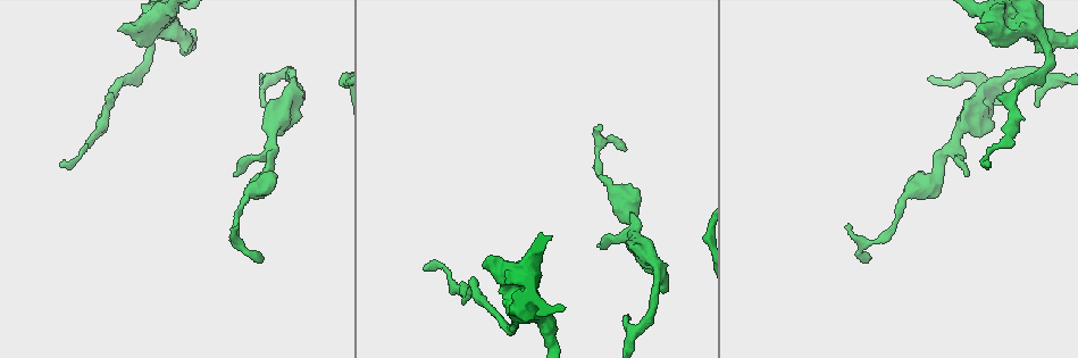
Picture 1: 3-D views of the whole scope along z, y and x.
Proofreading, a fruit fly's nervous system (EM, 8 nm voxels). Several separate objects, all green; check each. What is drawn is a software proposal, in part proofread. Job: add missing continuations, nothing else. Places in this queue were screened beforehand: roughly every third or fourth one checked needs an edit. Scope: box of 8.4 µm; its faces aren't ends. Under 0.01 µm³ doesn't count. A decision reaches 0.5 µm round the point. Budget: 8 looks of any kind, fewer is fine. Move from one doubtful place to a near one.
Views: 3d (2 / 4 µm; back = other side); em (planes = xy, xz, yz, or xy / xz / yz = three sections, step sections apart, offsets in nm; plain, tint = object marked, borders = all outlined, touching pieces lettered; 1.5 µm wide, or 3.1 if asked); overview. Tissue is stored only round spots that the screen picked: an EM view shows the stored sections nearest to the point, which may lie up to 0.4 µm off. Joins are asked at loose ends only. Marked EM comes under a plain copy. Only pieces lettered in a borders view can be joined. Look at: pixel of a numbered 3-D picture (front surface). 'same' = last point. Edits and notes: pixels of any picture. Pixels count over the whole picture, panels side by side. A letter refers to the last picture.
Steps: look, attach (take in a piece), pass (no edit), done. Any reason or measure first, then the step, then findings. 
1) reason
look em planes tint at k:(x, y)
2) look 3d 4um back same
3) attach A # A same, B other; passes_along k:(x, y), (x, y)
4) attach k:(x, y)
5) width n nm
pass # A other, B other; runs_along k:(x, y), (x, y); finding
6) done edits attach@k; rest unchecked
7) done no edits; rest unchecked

branch stops here
look em planes borders at 1:(261, 104)

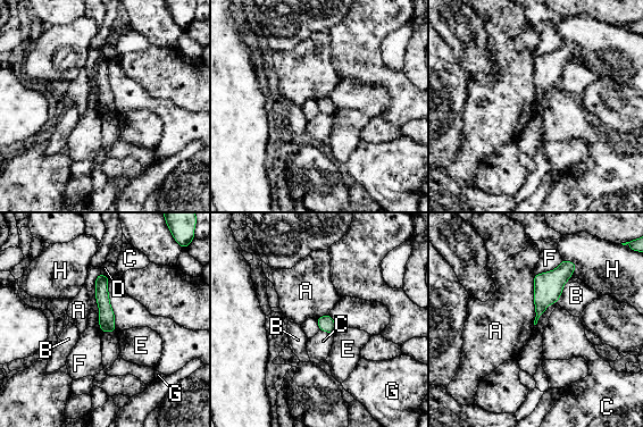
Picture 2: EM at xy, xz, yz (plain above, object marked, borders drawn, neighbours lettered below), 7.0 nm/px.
pass # A other, B other, C other, D other, E other, F other, G other, H other; runs_along 2:(101, 277), (101, 295), (111, 328); no lettered piece goes on from it

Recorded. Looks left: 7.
an open end
look 3d 4um at 1:(600, 244)

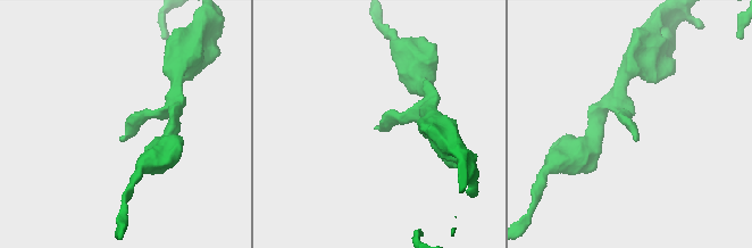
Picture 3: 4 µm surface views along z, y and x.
look em xy step 8 borders at 3:(374, 129)

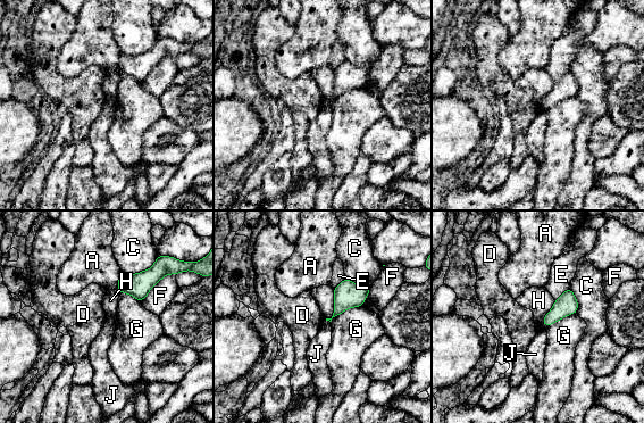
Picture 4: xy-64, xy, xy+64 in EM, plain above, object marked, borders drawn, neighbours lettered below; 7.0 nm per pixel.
pass # A other, C other, D other, E other, F other, G other, H other, J other; border 4:(334, 289), (334, 312), (325, 318); no lettered piece goes on from it

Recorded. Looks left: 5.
branch stops here
look em planes borders at 1:(124, 26)

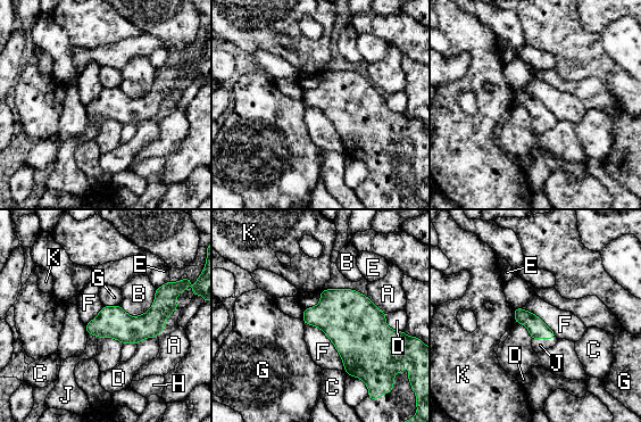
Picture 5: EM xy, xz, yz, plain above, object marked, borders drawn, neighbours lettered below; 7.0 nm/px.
attach J # A other, B other, C other, D other, E other, F other, G other, H other, J same, K other; passes_along 5:(538, 329), (543, 338), (539, 345); the cell continues

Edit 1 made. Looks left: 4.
see it whole again
look overview

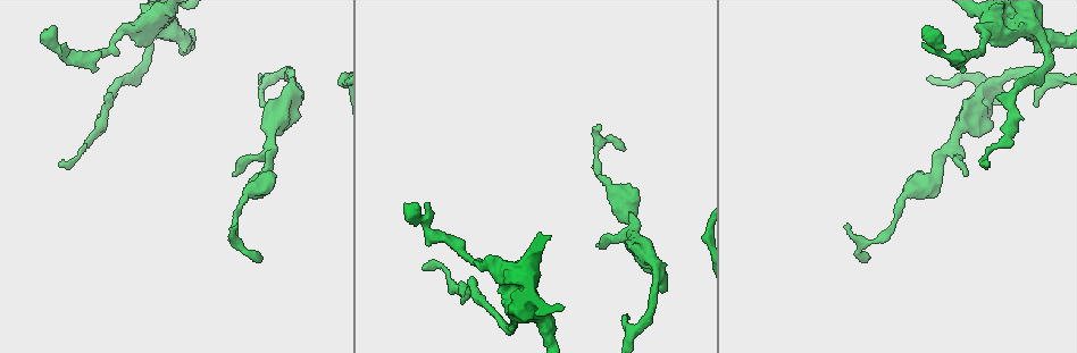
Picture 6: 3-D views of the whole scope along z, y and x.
thin end
look em planes borders at 6:(624, 147)

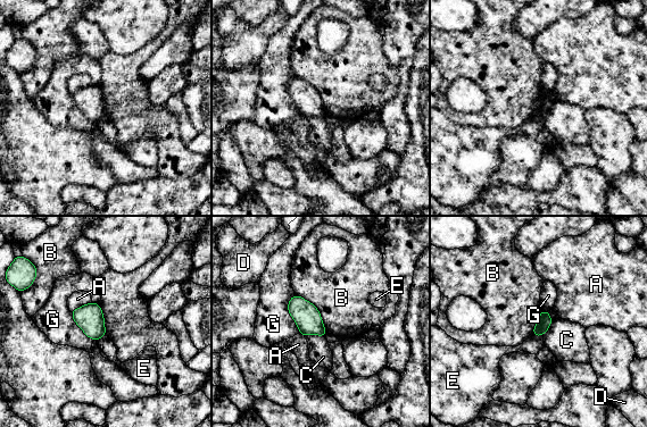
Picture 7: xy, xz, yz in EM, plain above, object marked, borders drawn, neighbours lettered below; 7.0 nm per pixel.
longest_contact B 340 nm
pass # A other, B other, C other, D other, E other, G other; border 7:(296, 294), (315, 307), (326, 332); none of them fits

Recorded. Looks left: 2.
done edits attach@5; rest unchecked

